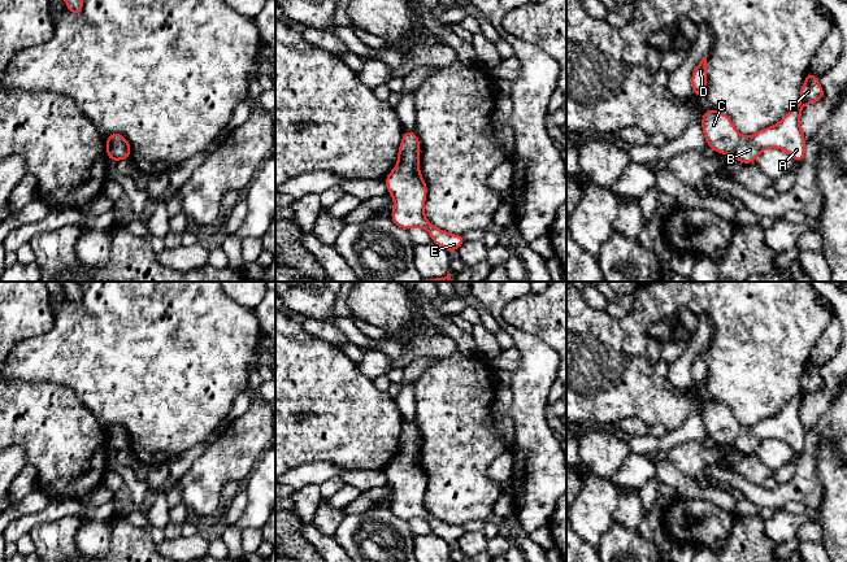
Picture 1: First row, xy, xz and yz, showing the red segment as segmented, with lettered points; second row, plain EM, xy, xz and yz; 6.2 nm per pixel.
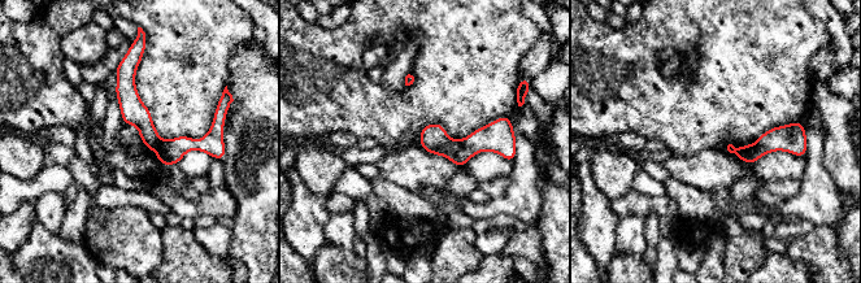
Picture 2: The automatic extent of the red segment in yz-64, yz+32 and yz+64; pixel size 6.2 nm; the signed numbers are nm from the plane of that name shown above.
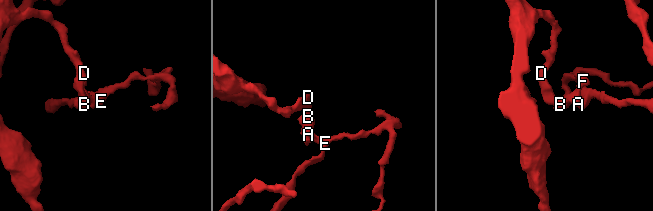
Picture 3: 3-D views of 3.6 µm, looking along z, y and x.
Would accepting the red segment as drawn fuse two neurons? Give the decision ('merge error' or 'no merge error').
no merge error

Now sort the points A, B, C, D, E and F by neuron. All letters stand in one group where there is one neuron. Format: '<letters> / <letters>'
A B C D E F

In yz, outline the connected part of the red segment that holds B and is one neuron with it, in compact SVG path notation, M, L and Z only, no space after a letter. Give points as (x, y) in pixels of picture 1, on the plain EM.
M808 362L800 379L799 395L777 415L751 427L742 427L727 405L707 400L700 414L707 436L720 445L731 445L742 454L755 454L759 445L766 439L779 439L802 454L805 446L805 427L800 421L802 400L824 388L826 387L818 367Z

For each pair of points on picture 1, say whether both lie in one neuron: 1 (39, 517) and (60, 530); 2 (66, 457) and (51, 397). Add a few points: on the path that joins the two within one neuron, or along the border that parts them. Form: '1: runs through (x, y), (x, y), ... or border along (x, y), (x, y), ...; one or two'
1: border along (78, 517), (63, 515), (38, 523), (27, 532); two
2: runs through (65, 443), (52, 426), (52, 412); one

